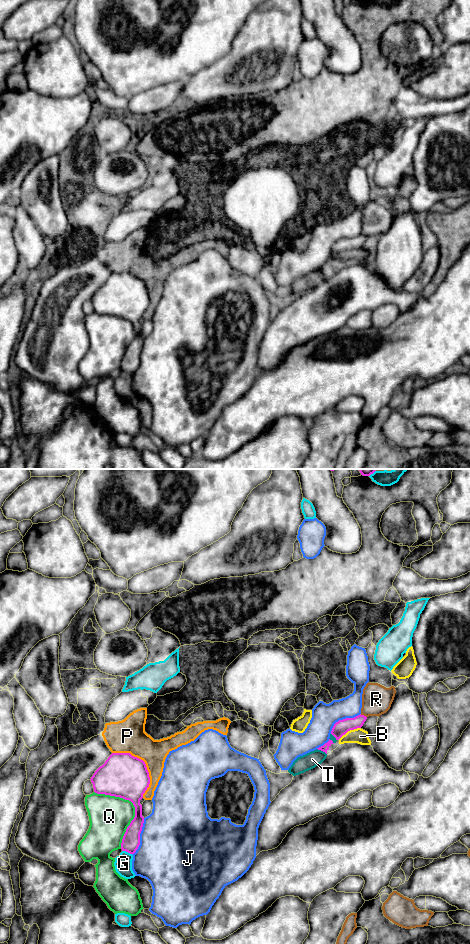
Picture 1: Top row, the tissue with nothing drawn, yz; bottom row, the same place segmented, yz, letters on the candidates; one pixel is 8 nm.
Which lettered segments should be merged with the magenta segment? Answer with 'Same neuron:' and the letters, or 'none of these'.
Same neuron: none of these

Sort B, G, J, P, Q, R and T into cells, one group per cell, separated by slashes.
B P T / G / J / Q / R

